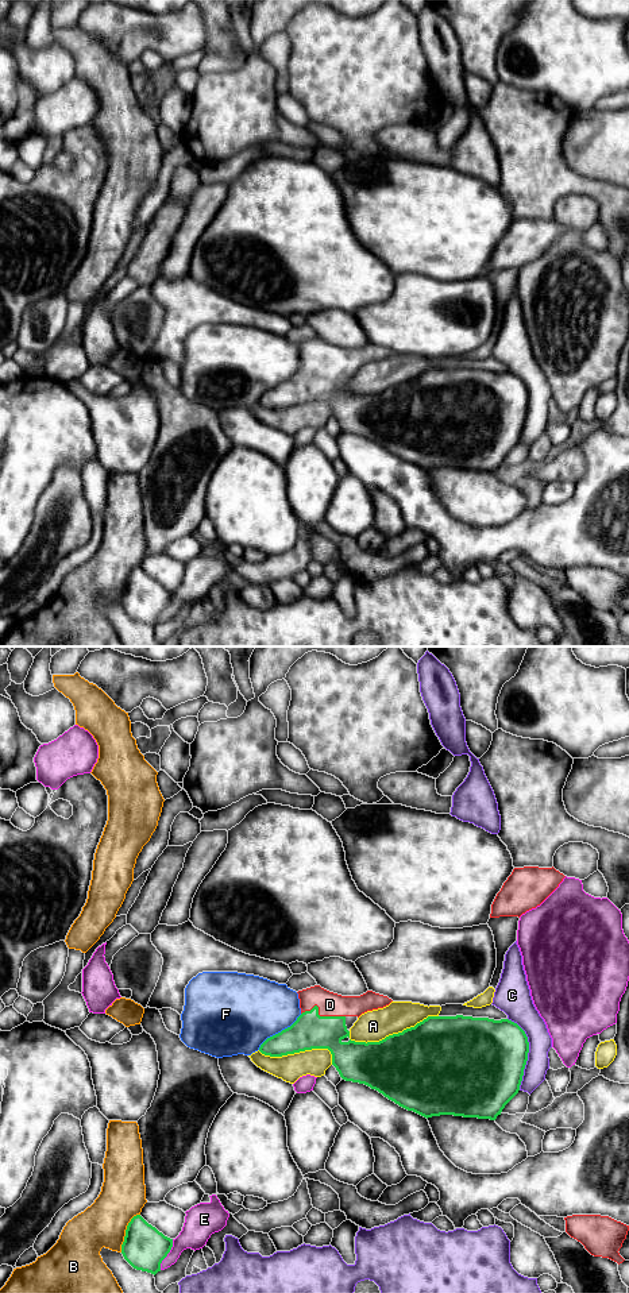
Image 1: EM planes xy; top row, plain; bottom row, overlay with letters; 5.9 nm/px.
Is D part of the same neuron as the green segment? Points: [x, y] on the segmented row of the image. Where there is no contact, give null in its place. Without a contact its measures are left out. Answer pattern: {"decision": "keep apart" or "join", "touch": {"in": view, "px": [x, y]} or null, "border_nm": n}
{"decision": "join", "touch": {"in": "xy", "px": [319, 1015]}, "border_nm": 260}

